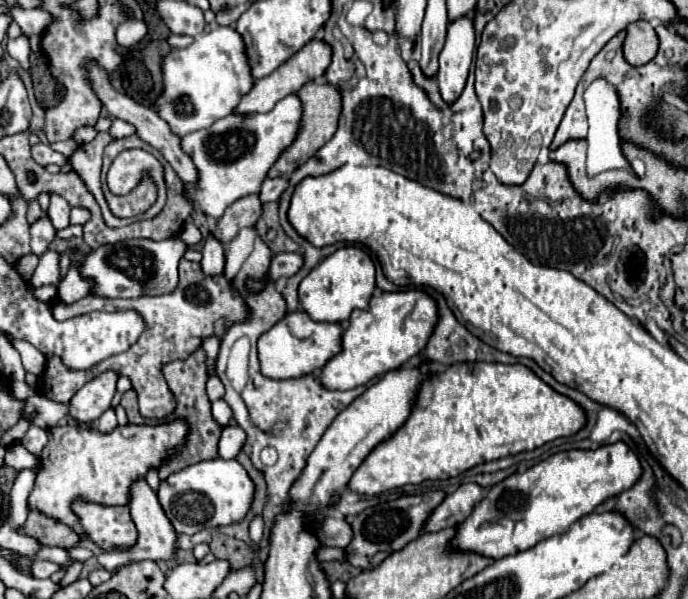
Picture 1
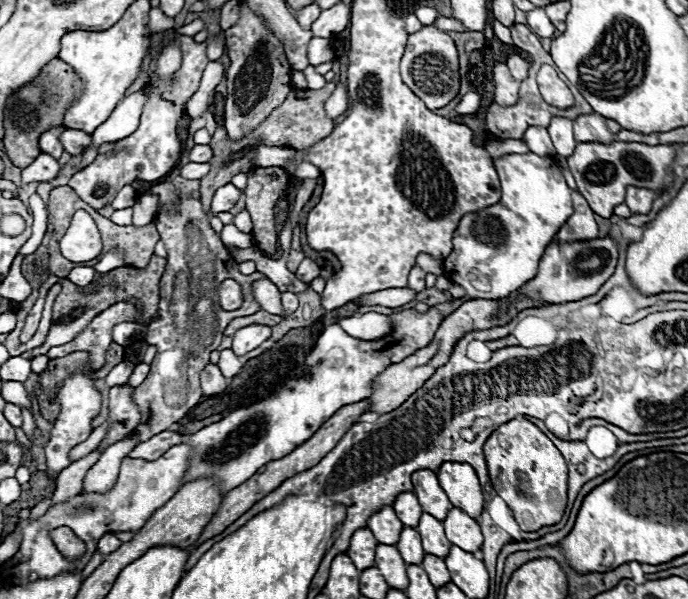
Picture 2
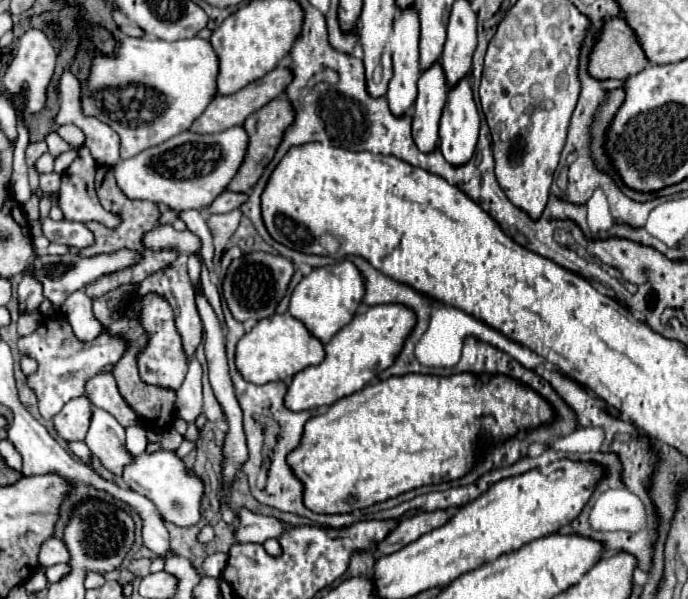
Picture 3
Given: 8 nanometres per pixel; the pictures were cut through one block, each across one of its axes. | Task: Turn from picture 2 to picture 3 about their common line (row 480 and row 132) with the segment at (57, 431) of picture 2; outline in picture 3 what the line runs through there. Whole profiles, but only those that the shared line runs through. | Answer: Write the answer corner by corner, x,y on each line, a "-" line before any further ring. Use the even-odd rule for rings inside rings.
52,132
52,134
46,136
46,144
48,144
48,152
50,152
54,158
58,158
60,154
72,150
72,146
70,146
68,142
64,142
56,132

